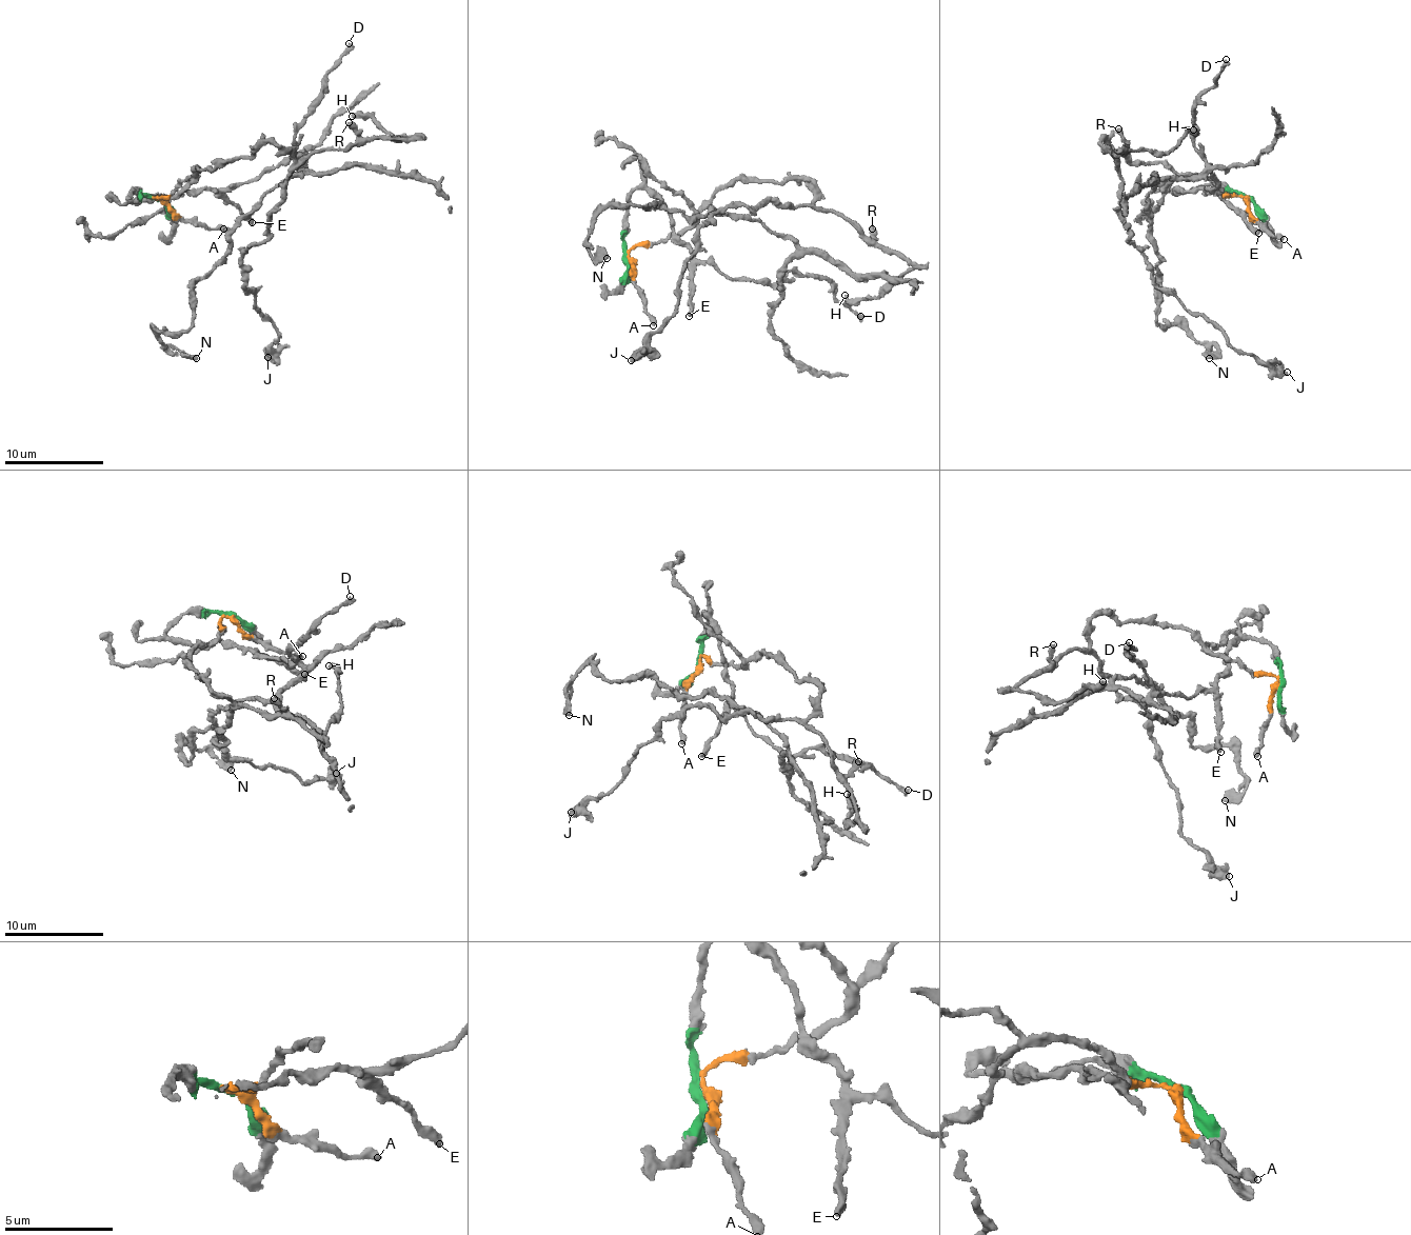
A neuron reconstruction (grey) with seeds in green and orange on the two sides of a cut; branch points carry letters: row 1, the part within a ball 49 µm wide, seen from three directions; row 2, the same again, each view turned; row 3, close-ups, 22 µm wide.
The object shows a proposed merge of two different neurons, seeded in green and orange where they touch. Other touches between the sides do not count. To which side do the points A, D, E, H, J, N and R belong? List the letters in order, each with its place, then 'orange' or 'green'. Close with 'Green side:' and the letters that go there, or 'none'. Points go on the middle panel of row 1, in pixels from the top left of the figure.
A: place (653, 325); orange
D: place (860, 316); green
E: place (689, 316); green
H: place (845, 295); orange
J: place (631, 360); orange
N: place (607, 258); green
R: place (872, 228); orange
Green side: D, E, N

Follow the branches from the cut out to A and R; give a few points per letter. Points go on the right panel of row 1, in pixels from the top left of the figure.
A: (1247, 197), (1251, 211), (1268, 234), (1284, 238)
R: (1247, 197), (1225, 196), (1198, 176), (1157, 161), (1132, 163), (1100, 140), (1114, 159), (1126, 145), (1119, 127)

